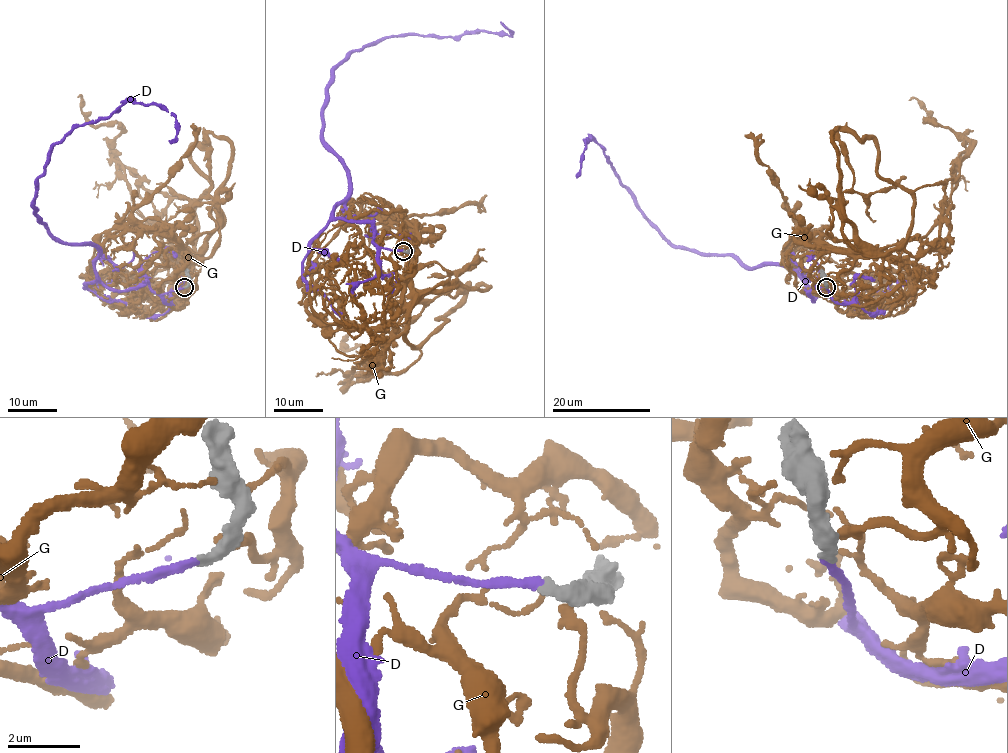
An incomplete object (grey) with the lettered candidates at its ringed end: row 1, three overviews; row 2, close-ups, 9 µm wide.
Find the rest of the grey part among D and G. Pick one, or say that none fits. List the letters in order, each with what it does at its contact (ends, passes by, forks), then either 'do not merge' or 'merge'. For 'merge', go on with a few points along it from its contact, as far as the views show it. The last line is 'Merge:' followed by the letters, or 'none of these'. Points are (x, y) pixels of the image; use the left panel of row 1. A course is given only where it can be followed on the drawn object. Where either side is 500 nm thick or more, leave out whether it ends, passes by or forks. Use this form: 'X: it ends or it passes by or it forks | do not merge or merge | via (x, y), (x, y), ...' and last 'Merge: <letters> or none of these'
D: it ends | merge | via (184, 287), (105, 284), (96, 248), (61, 242), (31, 202), (54, 145), (127, 102), (171, 112), (171, 143)
G: do not merge
Merge: D

